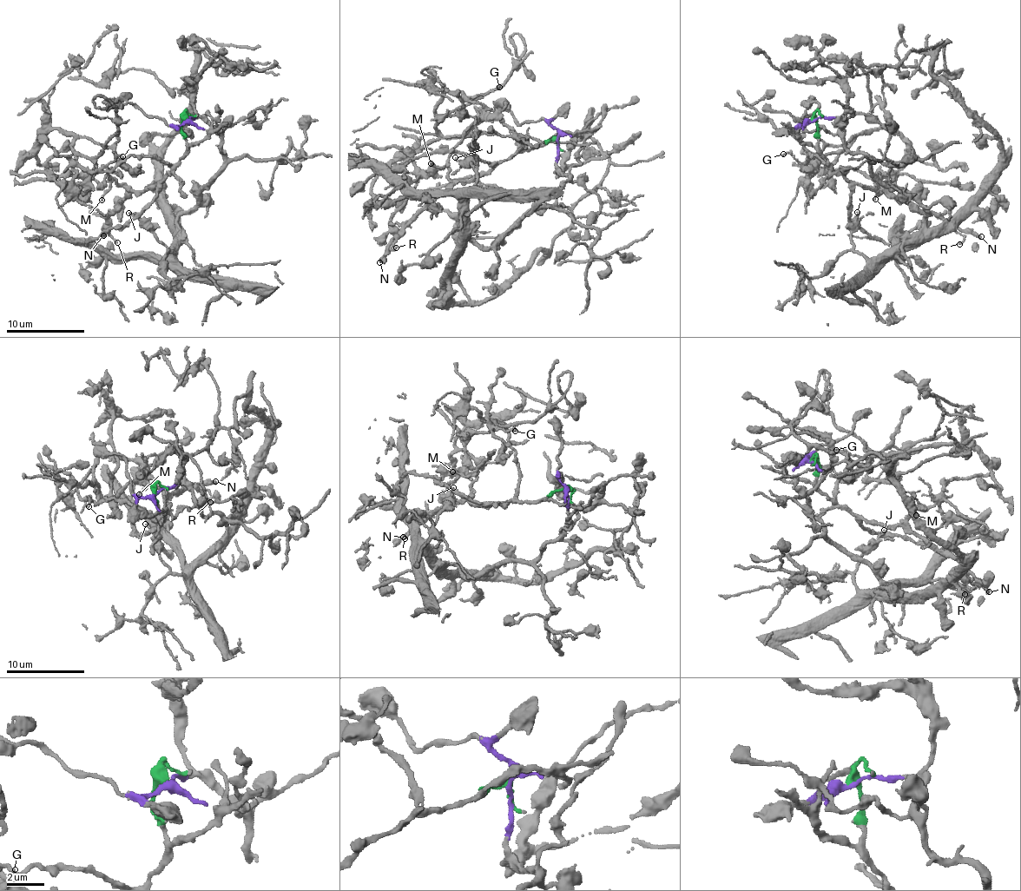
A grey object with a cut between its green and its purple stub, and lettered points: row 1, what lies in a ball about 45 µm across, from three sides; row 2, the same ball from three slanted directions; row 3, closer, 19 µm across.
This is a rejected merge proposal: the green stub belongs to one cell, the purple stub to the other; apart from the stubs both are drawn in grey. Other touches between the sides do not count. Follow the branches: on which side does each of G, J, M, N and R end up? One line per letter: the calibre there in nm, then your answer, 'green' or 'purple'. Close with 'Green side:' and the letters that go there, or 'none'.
G: 190 nm | green
J: 150 nm | purple
M: 150 nm | green
N: 320 nm | green
R: 160 nm | green
Green side: G, M, N, R

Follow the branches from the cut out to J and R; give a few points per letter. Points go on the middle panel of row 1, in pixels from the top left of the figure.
J: (558, 138), (556, 163), (569, 178), (554, 203), (535, 207), (488, 247), (466, 240), (477, 174), (456, 157)
R: (558, 138), (523, 148), (470, 180), (458, 180), (418, 215), (392, 248), (396, 247)

